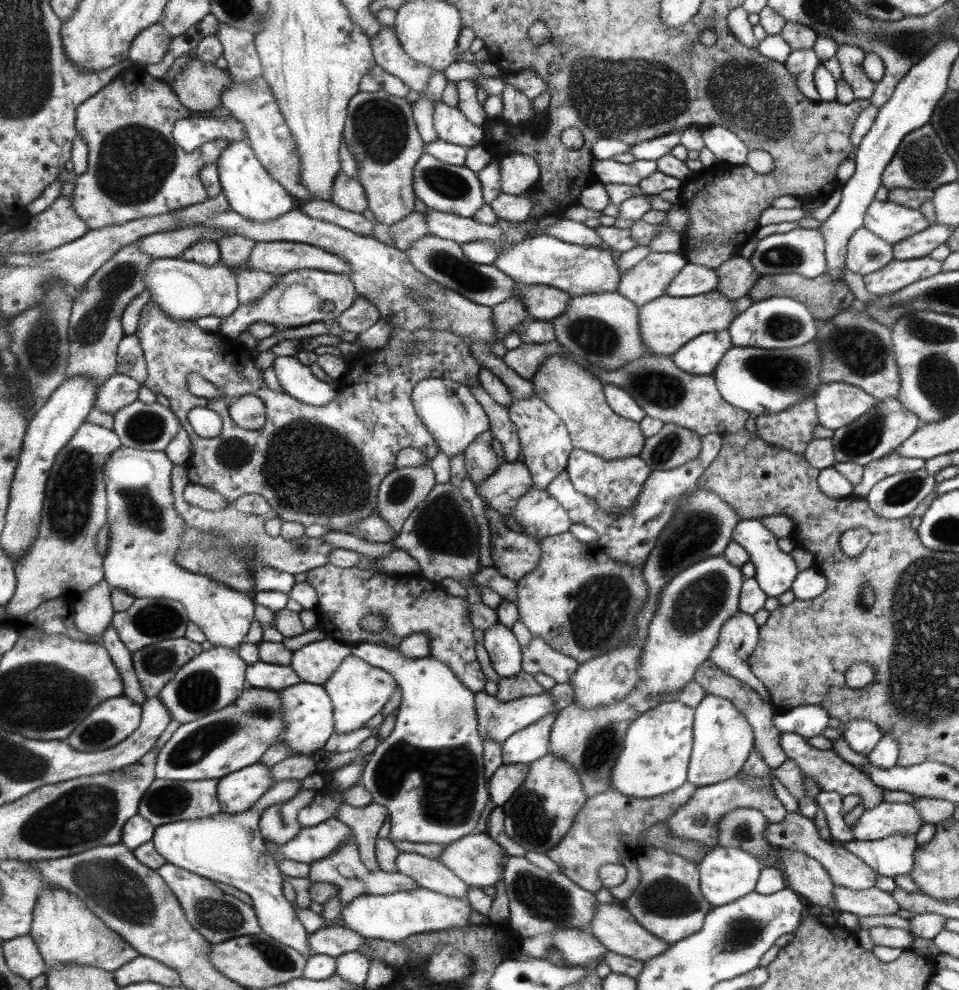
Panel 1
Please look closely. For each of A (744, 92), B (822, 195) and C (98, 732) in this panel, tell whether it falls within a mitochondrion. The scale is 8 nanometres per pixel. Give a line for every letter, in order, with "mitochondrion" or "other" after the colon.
A: mitochondrion
B: other
C: mitochondrion

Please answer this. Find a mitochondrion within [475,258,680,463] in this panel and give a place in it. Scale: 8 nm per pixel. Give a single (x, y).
(592, 336)

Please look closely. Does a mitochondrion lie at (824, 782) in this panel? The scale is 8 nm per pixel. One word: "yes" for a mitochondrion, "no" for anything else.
no

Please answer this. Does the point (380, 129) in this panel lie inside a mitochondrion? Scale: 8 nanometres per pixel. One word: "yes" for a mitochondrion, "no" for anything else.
yes

